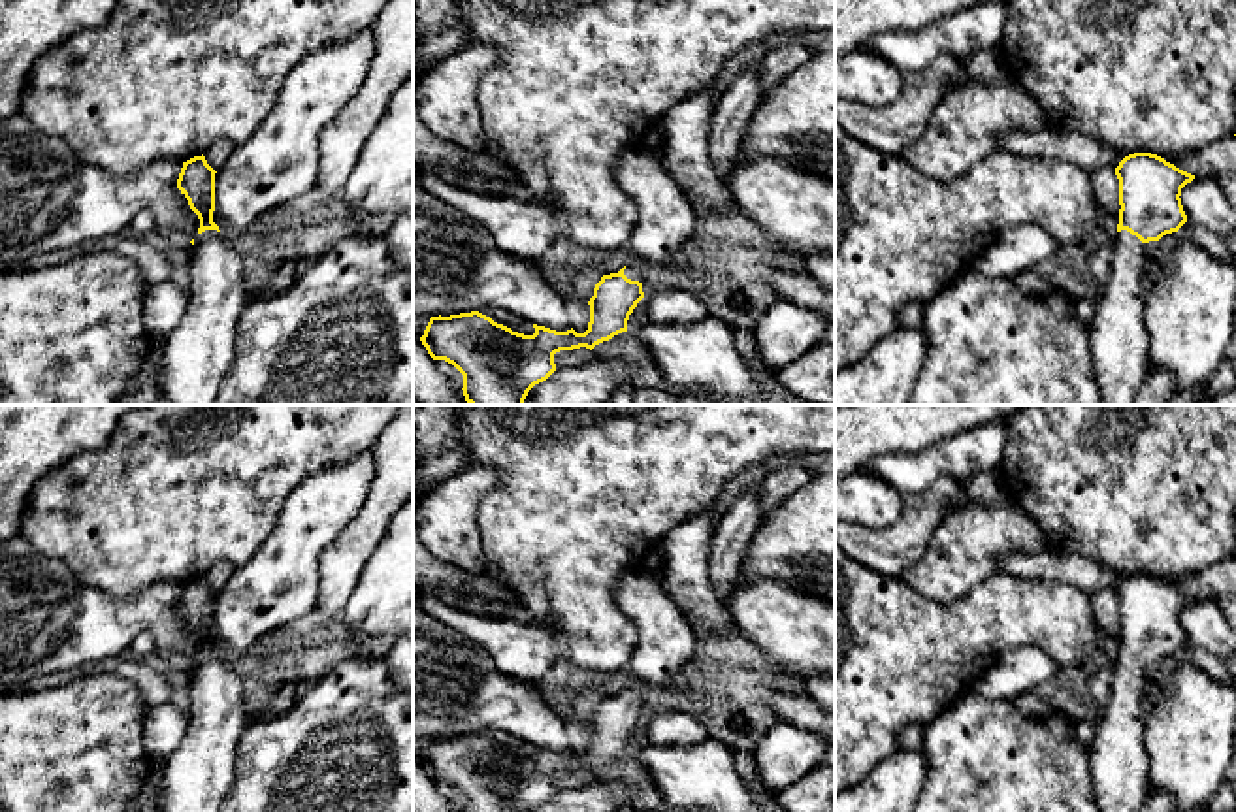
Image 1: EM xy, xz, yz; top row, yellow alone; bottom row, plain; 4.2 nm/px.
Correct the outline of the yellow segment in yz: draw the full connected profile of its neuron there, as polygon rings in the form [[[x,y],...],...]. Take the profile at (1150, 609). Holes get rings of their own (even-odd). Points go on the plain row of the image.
[[[1151,575],[1125,578],[1119,601],[1119,646],[1112,691],[1089,750],[1089,778],[1100,812],[1138,812],[1147,795],[1149,754],[1144,744],[1144,680],[1187,637],[1181,610],[1195,597]]]

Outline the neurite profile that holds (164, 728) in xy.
[[[183,701],[166,703],[147,710],[143,746],[151,761],[166,759],[187,735],[187,706]]]

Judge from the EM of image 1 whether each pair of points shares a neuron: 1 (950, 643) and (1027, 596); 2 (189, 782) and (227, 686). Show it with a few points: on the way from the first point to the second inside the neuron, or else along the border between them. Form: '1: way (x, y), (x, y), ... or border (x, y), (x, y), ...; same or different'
1: way (969, 635), (1008, 611); same
2: way (206, 758), (215, 711); same

